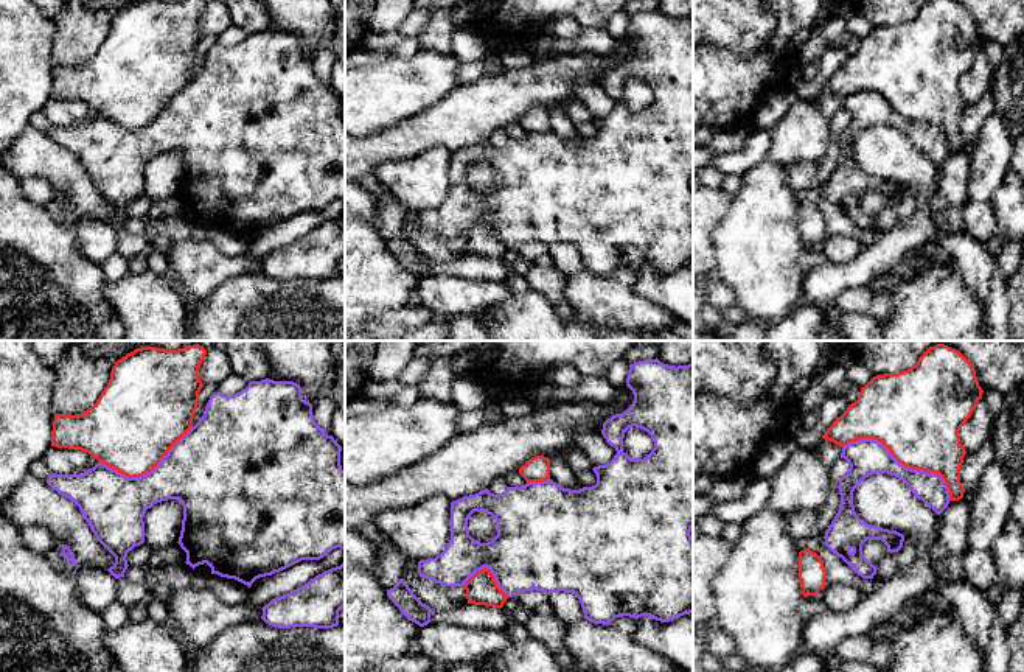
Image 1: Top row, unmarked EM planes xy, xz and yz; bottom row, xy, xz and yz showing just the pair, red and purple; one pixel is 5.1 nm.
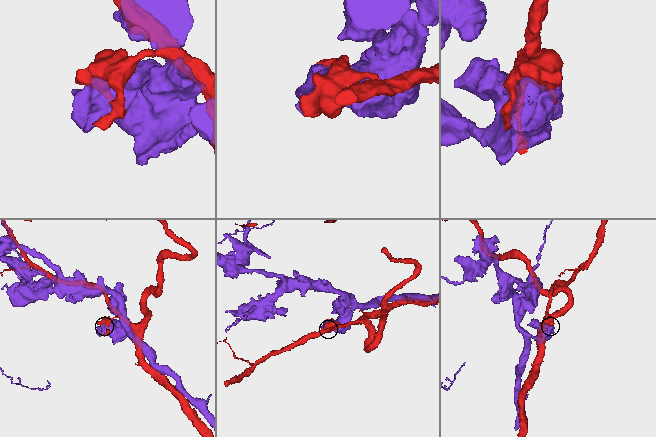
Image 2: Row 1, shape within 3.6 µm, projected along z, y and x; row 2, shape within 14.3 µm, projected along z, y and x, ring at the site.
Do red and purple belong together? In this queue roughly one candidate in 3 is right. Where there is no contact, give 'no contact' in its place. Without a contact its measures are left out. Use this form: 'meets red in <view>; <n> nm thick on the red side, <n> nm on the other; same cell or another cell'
meets red in yz; 440 nm thick on the red side, 190 nm on the other; another cell

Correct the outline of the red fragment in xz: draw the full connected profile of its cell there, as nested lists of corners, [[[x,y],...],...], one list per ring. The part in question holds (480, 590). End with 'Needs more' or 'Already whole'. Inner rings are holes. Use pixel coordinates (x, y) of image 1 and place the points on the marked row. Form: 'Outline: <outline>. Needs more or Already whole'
Outline: [[[486,568],[477,571],[463,586],[468,604],[502,608],[508,599]]]. Already whole

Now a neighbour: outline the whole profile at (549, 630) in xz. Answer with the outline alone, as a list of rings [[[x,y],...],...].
[[[528,613],[524,622],[530,638],[545,644],[553,653],[564,652],[564,636],[567,624],[556,616],[542,616],[538,613]]]

